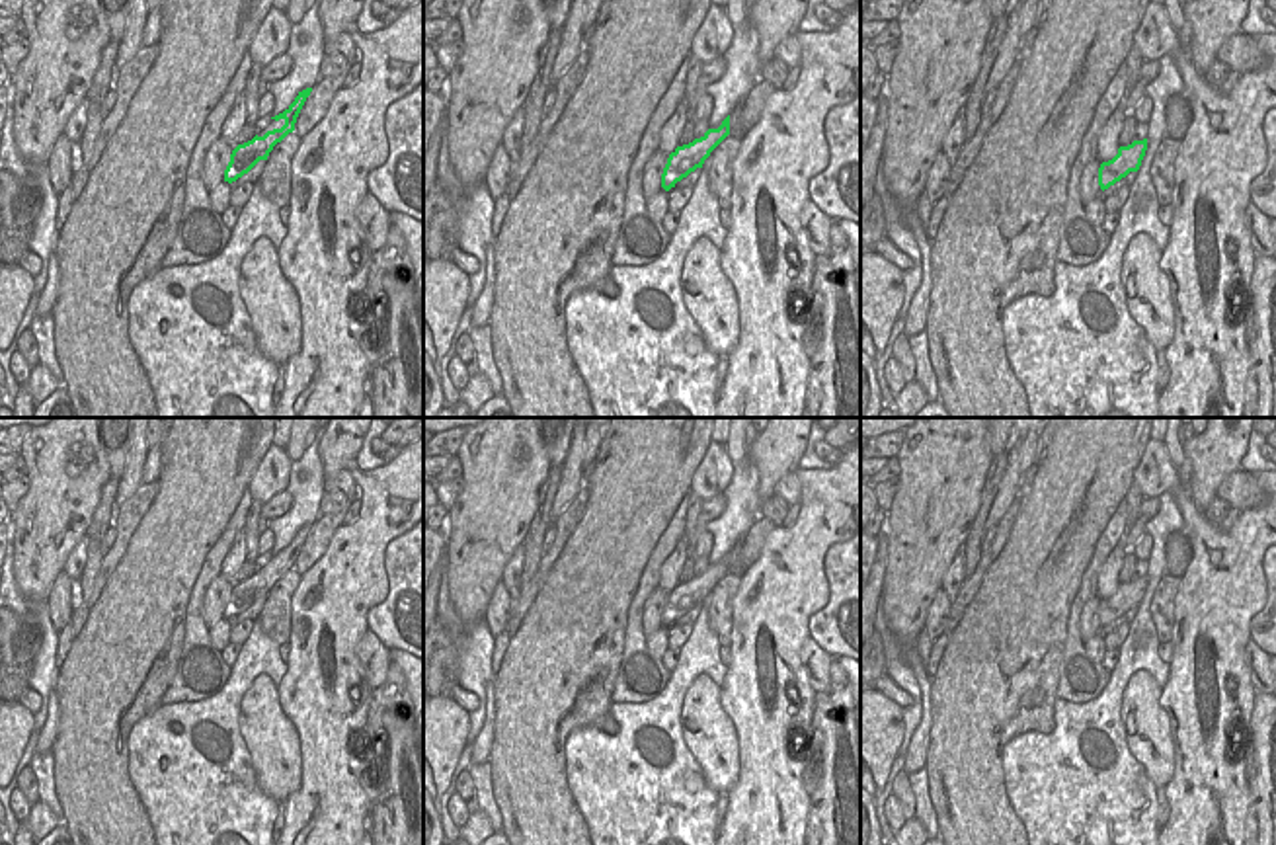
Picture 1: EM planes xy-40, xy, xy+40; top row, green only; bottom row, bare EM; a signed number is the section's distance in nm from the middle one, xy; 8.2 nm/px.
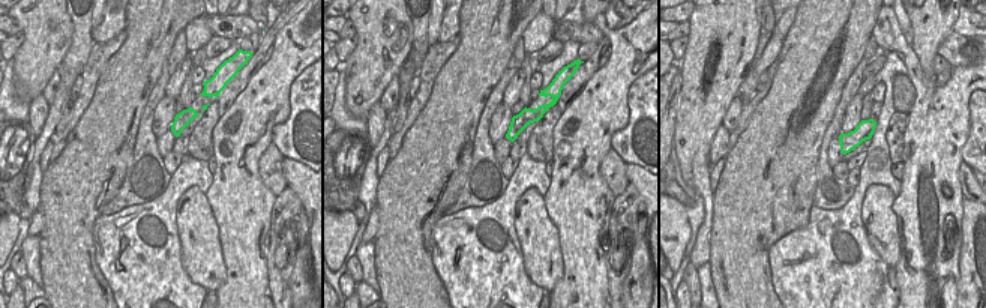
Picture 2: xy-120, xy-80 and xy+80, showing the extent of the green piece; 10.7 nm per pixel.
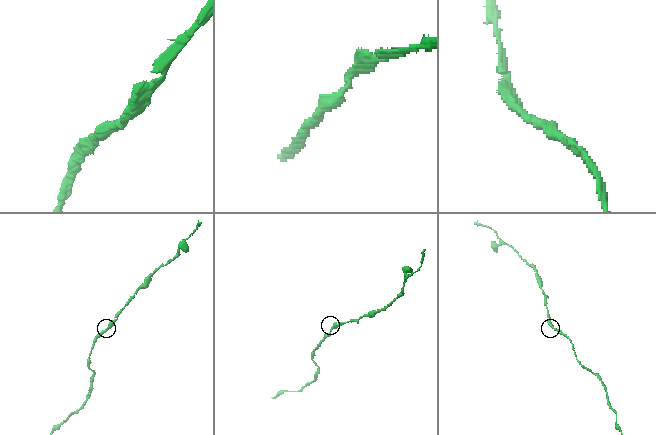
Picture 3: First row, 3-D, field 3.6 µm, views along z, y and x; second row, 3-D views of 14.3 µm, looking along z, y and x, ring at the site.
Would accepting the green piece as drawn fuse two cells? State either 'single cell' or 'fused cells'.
single cell

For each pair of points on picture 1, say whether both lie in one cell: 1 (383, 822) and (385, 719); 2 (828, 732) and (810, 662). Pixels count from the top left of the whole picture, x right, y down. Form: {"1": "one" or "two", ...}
{"1": "one", "2": "two"}

